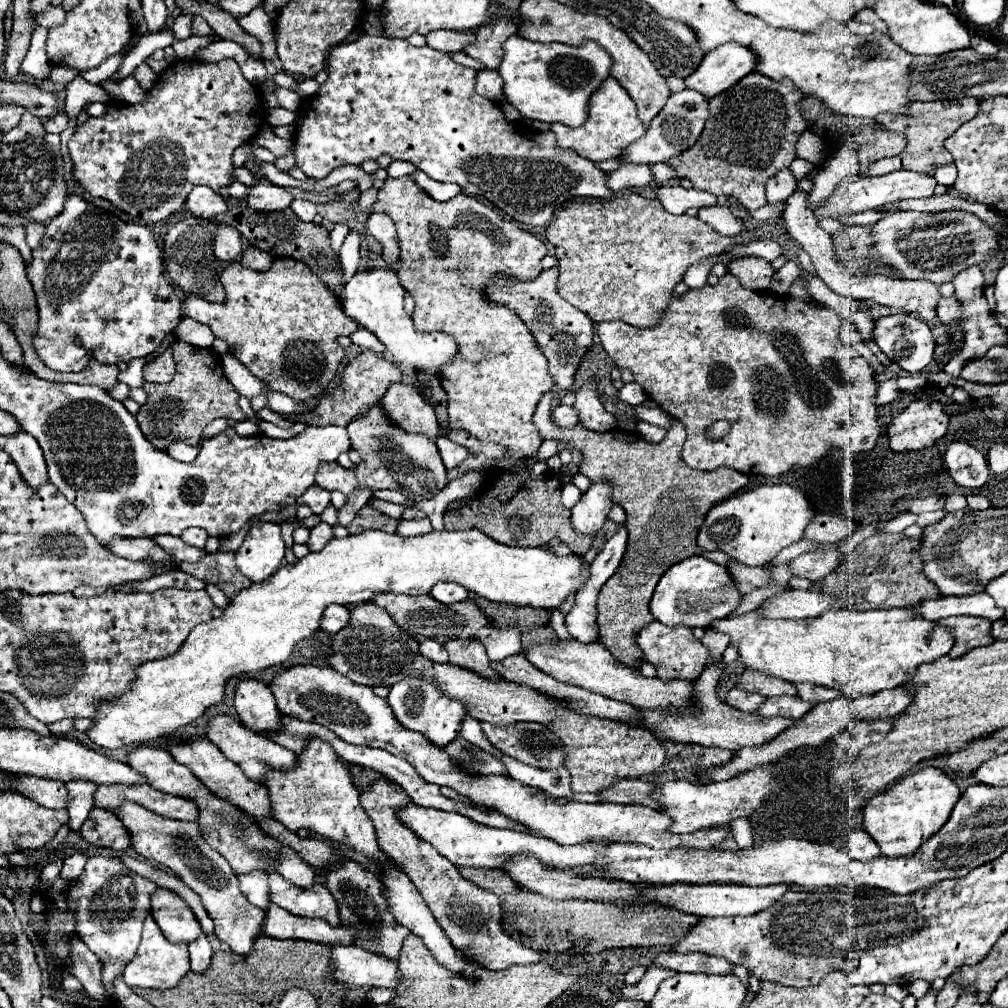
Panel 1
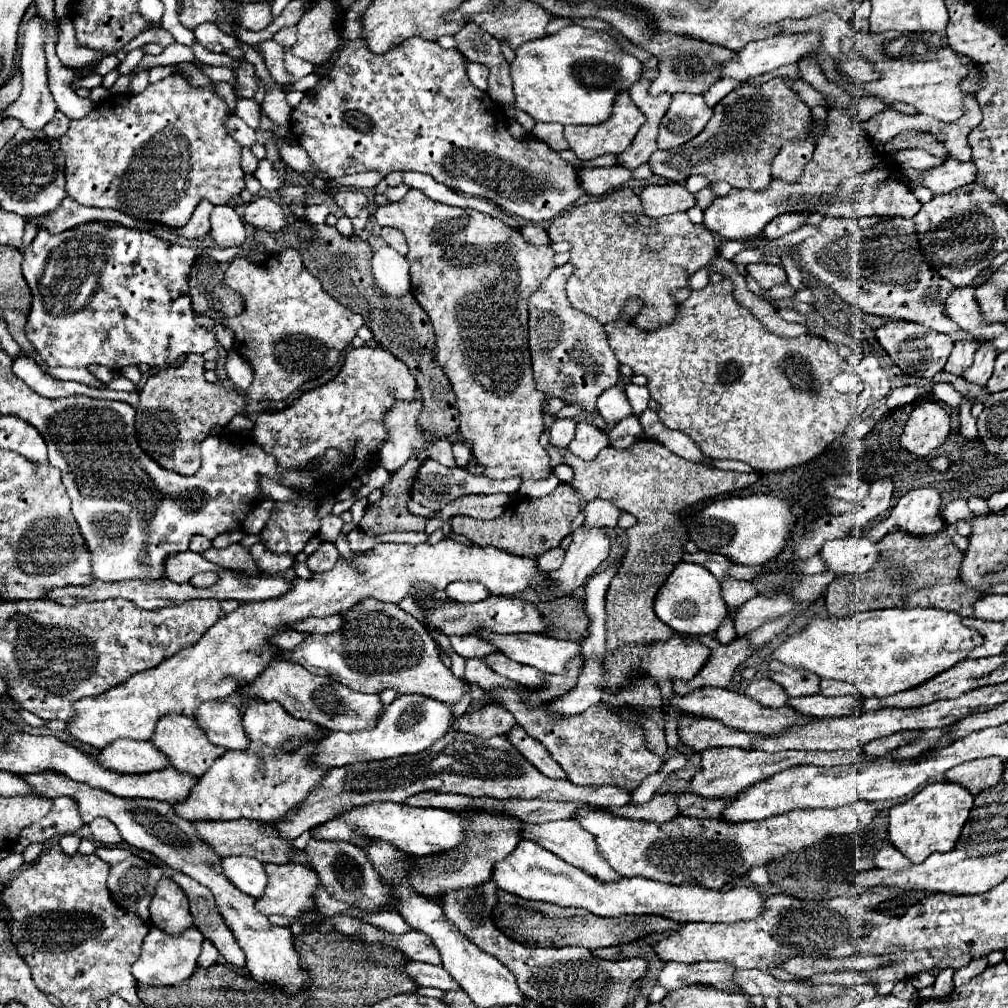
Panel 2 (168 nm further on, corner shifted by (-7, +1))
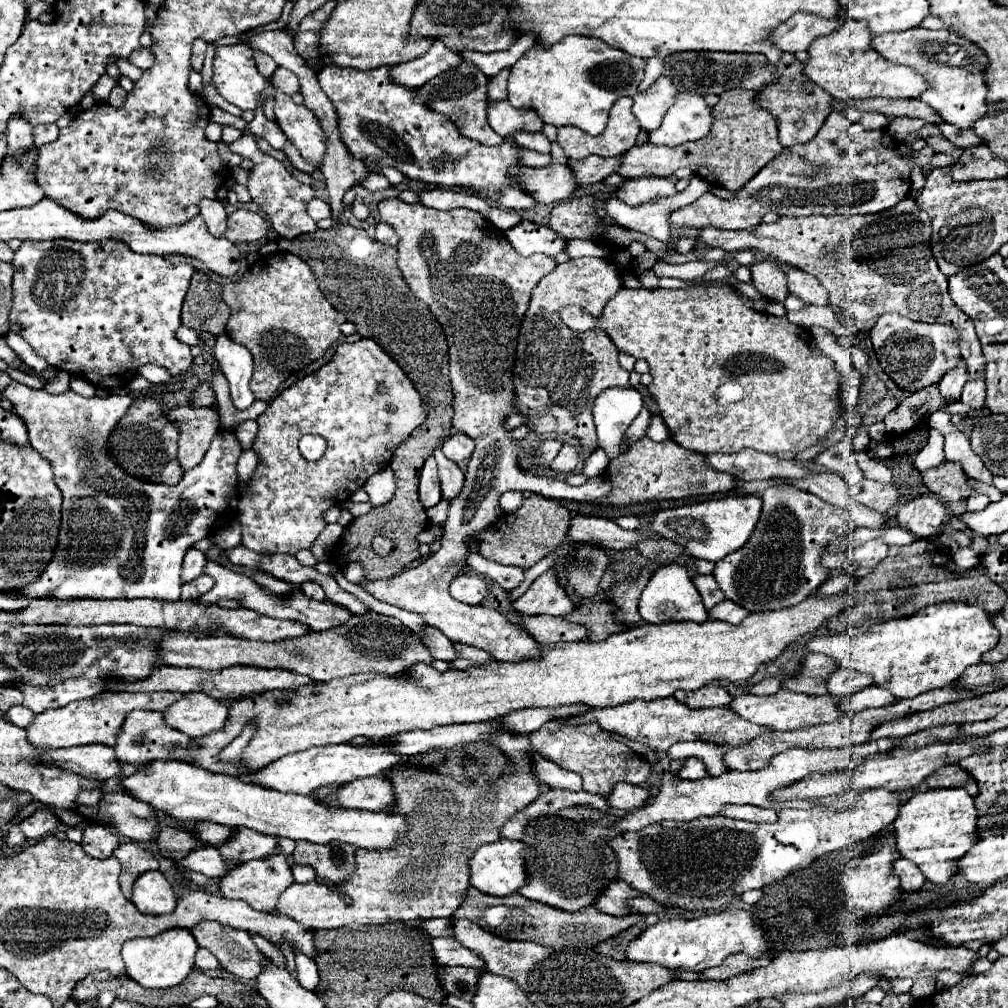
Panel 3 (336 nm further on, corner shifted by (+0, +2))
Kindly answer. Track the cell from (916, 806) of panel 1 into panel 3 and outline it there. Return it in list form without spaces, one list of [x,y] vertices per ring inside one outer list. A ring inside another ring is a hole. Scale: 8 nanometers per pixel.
[[[936,788],[916,792],[908,802],[900,806],[898,818],[894,820],[894,836],[898,852],[914,862],[930,882],[944,884],[956,874],[956,858],[966,854],[976,842],[976,806],[974,798],[960,788]]]

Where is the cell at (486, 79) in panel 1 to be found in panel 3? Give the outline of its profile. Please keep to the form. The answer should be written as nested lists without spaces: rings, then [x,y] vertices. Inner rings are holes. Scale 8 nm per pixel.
[[[434,40],[434,44],[430,46],[430,50],[426,54],[422,54],[416,60],[404,62],[404,64],[396,64],[390,70],[390,76],[394,82],[410,86],[410,88],[418,88],[424,86],[430,78],[438,76],[444,70],[452,70],[456,66],[460,66],[464,60],[460,54],[448,50],[448,46],[444,46],[444,42]]]

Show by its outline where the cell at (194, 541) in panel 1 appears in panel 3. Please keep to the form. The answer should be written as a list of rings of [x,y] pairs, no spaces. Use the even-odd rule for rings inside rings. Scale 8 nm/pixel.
[[[190,546],[184,556],[184,564],[182,564],[182,582],[190,582],[190,580],[198,578],[202,574],[204,562],[206,562],[204,552]]]

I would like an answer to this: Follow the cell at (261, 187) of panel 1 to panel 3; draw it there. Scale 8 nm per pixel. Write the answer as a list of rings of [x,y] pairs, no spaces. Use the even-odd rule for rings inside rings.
[[[240,208],[228,216],[226,238],[234,244],[238,242],[254,242],[268,234],[268,222],[258,212]]]

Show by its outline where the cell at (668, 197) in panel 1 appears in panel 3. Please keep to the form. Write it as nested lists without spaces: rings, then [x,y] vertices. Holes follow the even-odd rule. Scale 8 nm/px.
[[[638,178],[638,180],[626,180],[618,188],[618,198],[626,202],[628,206],[642,206],[656,198],[674,196],[678,190],[670,178]]]

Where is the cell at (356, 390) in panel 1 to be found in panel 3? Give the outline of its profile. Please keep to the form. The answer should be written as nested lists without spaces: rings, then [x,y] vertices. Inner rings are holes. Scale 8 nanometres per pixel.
[[[362,338],[362,340],[354,342],[354,344],[348,344],[348,342],[340,344],[340,346],[336,348],[334,358],[332,358],[326,366],[322,366],[322,368],[316,370],[314,374],[310,374],[310,376],[298,380],[298,382],[292,384],[288,390],[284,390],[282,394],[278,394],[278,396],[268,404],[266,412],[256,418],[256,422],[258,422],[258,434],[256,434],[256,438],[254,438],[252,450],[258,454],[258,468],[256,468],[254,478],[252,478],[252,482],[250,482],[248,494],[240,500],[240,506],[238,506],[238,520],[240,520],[240,524],[242,524],[242,544],[244,544],[246,548],[258,552],[258,554],[284,552],[284,554],[292,554],[292,556],[294,556],[298,550],[310,548],[312,542],[316,540],[316,536],[318,536],[318,534],[322,532],[322,528],[326,526],[326,522],[324,522],[324,518],[322,518],[324,510],[328,510],[330,506],[338,506],[340,502],[348,500],[348,498],[354,494],[354,490],[358,490],[372,474],[376,474],[376,472],[380,472],[382,468],[386,468],[388,462],[390,462],[390,458],[392,458],[392,454],[394,454],[394,450],[396,450],[396,446],[398,446],[404,438],[408,438],[408,434],[410,434],[414,428],[418,428],[418,426],[424,422],[424,418],[426,418],[424,412],[426,412],[426,410],[420,408],[420,406],[422,406],[422,398],[420,398],[420,394],[416,392],[414,384],[408,380],[408,376],[402,372],[402,368],[400,368],[376,342],[372,342],[370,338]],[[380,382],[386,384],[386,388],[388,388],[386,394],[378,394],[378,384],[380,384]],[[304,434],[318,434],[318,436],[322,436],[322,438],[328,442],[326,454],[324,454],[318,462],[308,462],[308,460],[304,460],[304,458],[300,456],[300,452],[298,452],[298,440],[300,440],[300,436],[304,436]]]

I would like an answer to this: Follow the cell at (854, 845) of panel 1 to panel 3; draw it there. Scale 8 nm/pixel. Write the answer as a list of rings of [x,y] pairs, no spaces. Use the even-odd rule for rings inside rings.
[[[898,858],[892,862],[892,874],[896,874],[900,878],[902,890],[906,892],[914,892],[924,884],[924,874],[914,866],[914,862],[908,862],[906,858]]]

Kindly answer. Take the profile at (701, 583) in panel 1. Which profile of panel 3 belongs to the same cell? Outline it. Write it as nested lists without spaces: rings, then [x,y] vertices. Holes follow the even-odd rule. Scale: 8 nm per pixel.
[[[680,564],[660,566],[652,574],[652,578],[646,584],[646,588],[642,590],[638,612],[644,618],[644,622],[648,622],[648,624],[686,622],[686,620],[706,622],[708,620],[708,612],[706,612],[706,608],[702,604],[698,588],[692,582],[692,574],[690,574],[690,570],[686,566],[680,566]]]

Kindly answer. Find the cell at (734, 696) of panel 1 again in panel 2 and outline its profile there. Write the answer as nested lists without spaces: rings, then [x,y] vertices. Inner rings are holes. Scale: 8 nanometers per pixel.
[[[755,679],[749,687],[747,687],[747,691],[745,691],[749,697],[753,697],[755,701],[759,701],[759,703],[763,703],[765,707],[781,707],[781,705],[785,705],[787,703],[787,693],[785,693],[785,689],[779,685],[779,683],[775,683],[775,681],[771,681],[771,679]]]

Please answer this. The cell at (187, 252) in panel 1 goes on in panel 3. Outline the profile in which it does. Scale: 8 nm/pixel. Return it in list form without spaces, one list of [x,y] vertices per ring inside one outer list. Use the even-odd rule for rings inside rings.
[[[196,270],[182,308],[182,324],[202,332],[220,336],[226,330],[230,308],[224,304],[220,284],[208,272]]]

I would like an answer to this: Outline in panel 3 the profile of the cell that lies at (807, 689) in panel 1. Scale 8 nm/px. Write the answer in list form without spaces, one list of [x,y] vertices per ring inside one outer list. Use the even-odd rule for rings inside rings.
[[[834,670],[826,680],[828,694],[834,694],[834,696],[854,694],[856,690],[868,688],[870,684],[872,684],[872,678],[868,678],[866,674],[856,674],[854,670]]]

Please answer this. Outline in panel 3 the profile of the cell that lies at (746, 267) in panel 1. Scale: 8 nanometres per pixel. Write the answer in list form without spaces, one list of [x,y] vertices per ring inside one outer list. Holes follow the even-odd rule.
[[[764,260],[750,266],[752,284],[754,288],[770,300],[784,302],[788,288],[786,288],[786,272],[774,260]]]

